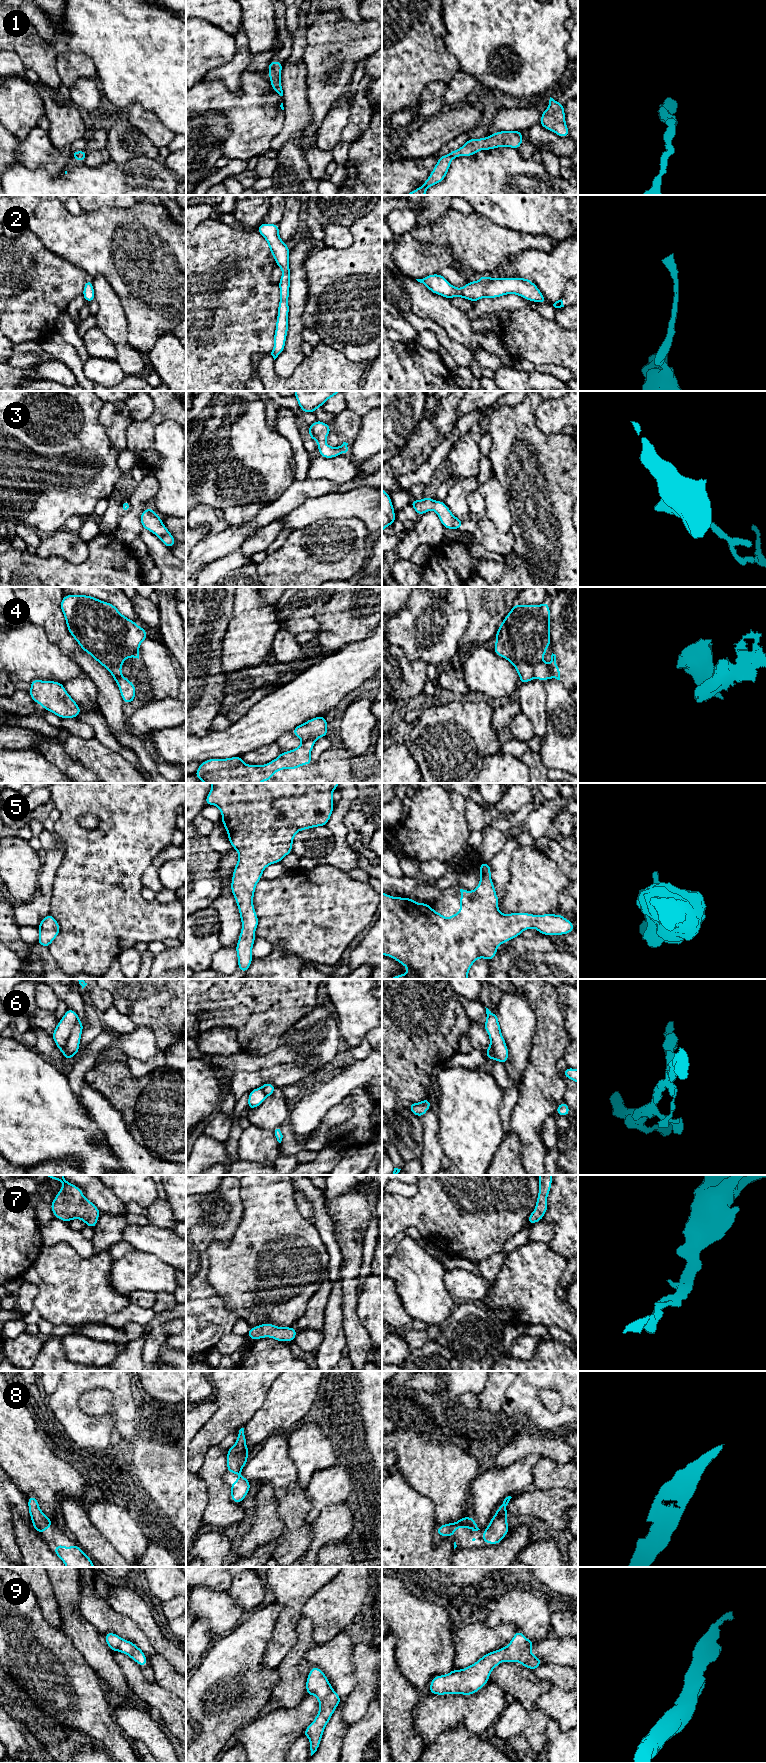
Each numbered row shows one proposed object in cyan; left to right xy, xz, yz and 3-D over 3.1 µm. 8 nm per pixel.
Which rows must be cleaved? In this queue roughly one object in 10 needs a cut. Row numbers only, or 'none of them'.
4, 6

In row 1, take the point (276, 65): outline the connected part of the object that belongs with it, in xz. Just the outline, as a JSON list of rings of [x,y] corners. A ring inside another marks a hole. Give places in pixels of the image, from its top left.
[[[271,60],[268,67],[270,83],[272,89],[277,92],[280,96],[283,96],[283,90],[281,85],[281,70],[283,64],[279,61]]]

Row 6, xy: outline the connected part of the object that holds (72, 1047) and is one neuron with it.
[[[78,1017],[77,1023],[71,1031],[69,1040],[65,1047],[65,1060],[71,1059],[79,1052],[79,1044],[83,1028],[84,1026]]]

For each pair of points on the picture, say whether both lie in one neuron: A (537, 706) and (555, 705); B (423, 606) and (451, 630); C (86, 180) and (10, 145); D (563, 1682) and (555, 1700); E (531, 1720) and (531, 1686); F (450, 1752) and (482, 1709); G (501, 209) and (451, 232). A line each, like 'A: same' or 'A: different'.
A: different
B: same
C: different
D: different
E: different
F: different
G: different

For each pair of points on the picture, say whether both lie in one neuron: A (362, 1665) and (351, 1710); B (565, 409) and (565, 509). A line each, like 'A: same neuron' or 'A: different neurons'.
A: same neuron
B: different neurons

